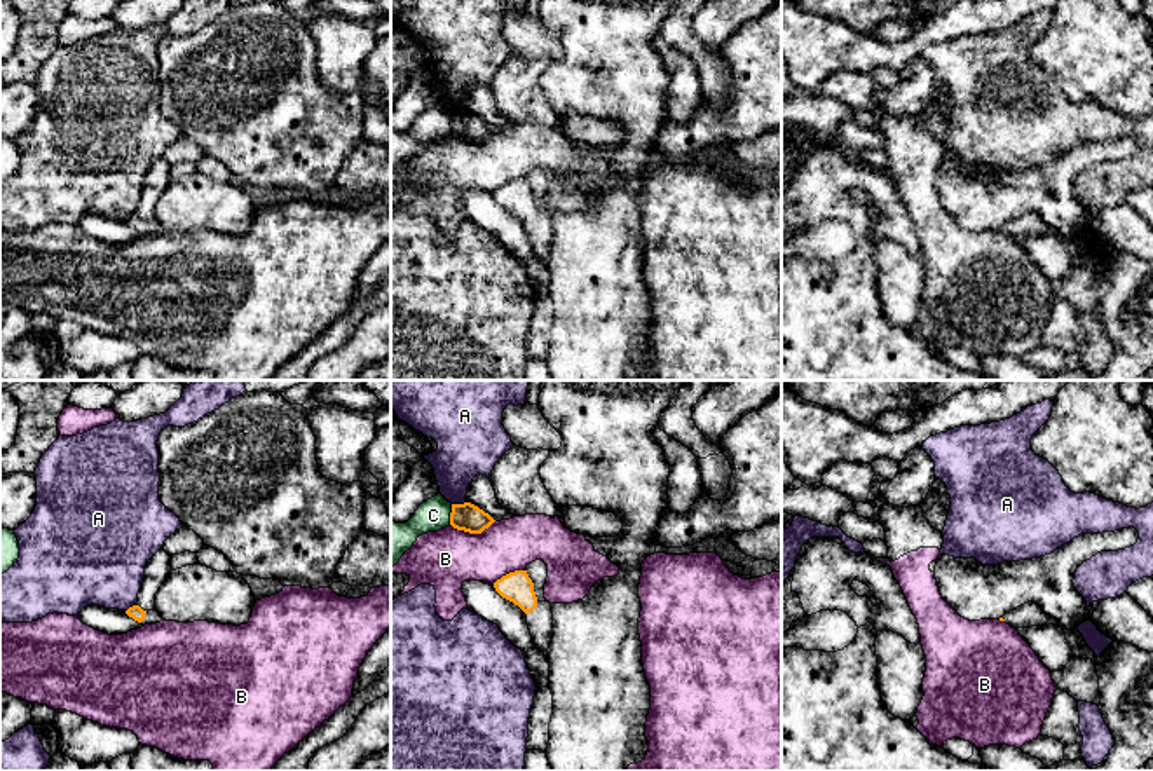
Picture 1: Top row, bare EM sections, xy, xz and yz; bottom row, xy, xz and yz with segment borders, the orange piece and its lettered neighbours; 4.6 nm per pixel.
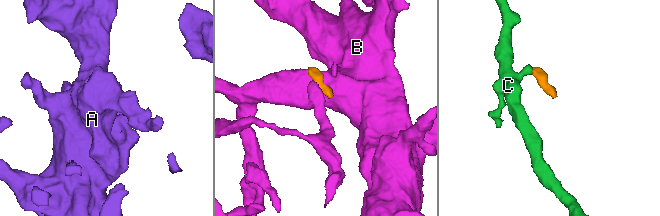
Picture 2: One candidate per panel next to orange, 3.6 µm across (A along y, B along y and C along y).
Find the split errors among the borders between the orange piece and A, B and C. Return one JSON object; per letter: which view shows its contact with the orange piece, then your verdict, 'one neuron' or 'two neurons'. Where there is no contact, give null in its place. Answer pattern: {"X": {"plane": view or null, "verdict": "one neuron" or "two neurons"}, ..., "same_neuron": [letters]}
{"A": {"plane": "xz", "verdict": "two neurons"}, "B": {"plane": "xz", "verdict": "two neurons"}, "C": {"plane": "xz", "verdict": "two neurons"}, "same_neuron": []}

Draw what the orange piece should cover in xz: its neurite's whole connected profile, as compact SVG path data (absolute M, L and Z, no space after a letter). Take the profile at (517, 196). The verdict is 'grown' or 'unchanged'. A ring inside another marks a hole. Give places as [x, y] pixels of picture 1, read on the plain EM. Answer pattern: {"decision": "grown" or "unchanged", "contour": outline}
{"decision": "grown", "contour": "M515 180L494 192L495 201L527 223L534 255L548 265L553 246L553 222L549 211L539 211L527 180Z"}

